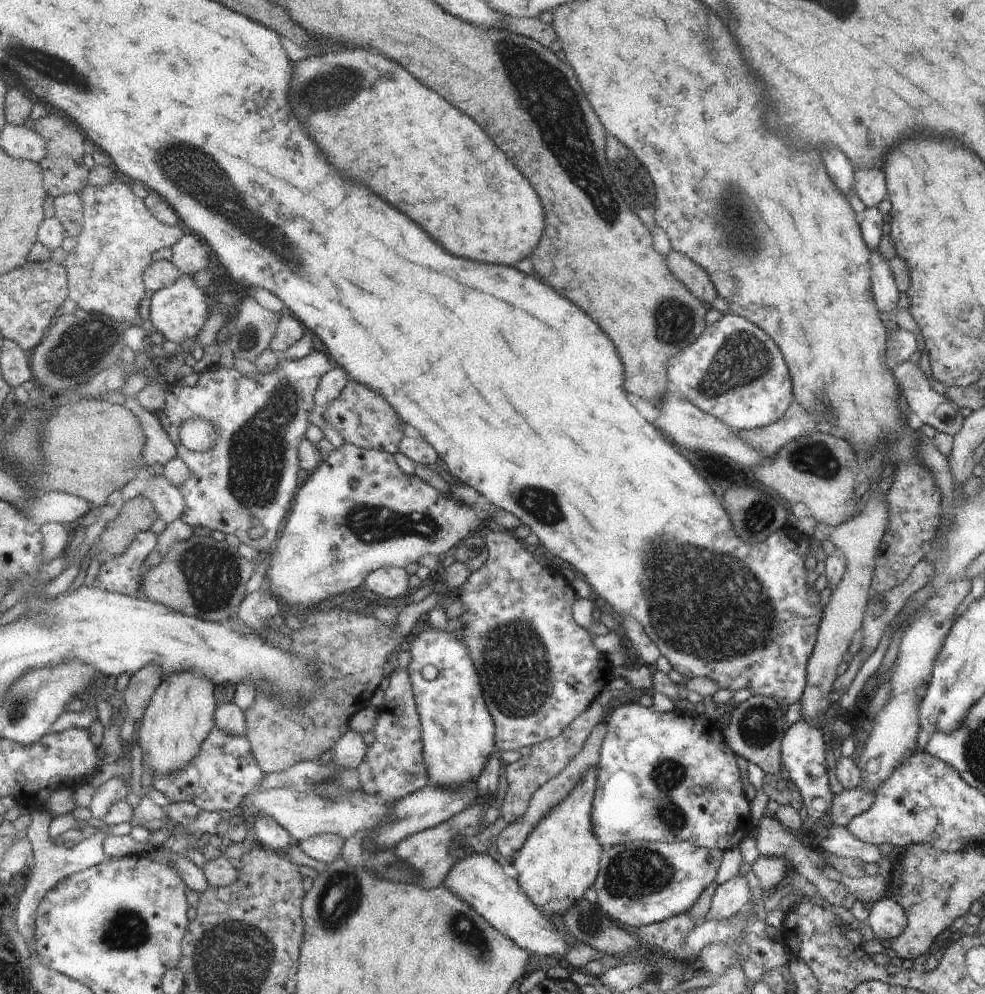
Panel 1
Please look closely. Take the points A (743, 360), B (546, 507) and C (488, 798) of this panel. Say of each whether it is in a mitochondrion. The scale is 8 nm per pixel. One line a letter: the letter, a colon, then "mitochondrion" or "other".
A: mitochondrion
B: mitochondrion
C: other

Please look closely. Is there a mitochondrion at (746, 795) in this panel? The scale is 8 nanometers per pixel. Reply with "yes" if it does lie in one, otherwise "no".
no

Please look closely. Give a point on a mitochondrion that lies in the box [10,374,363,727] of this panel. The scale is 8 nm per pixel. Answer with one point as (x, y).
(211, 574)

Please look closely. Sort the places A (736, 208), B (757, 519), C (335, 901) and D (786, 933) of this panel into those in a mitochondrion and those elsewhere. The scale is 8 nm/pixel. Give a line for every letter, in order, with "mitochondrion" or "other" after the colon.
A: mitochondrion
B: mitochondrion
C: mitochondrion
D: other

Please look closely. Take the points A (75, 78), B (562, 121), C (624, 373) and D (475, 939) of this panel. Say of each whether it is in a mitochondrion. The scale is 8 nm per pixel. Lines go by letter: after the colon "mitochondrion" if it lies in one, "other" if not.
A: mitochondrion
B: mitochondrion
C: other
D: mitochondrion

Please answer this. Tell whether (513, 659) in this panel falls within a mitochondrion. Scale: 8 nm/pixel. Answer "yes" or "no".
yes

